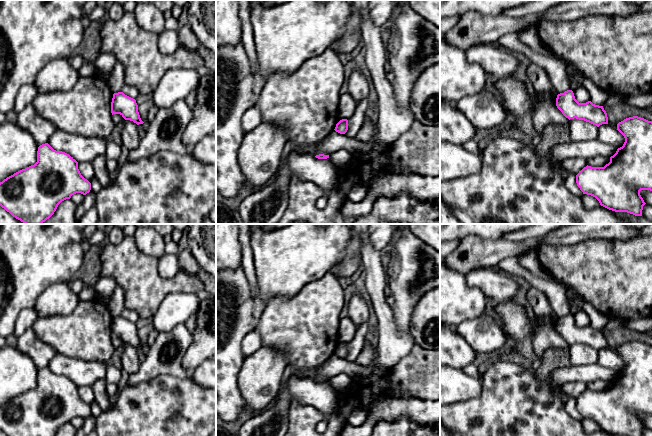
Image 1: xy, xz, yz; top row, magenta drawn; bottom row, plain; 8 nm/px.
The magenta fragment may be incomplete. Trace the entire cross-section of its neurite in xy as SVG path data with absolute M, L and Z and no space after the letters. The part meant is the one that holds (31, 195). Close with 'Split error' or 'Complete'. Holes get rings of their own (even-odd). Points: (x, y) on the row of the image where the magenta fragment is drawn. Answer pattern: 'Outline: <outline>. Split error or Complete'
Outline: M48 143L38 147L37 162L22 169L0 182L0 206L24 224L42 224L56 211L58 205L70 199L72 195L86 195L91 190L91 183L85 179L79 169L78 162L69 154L54 150Z. Complete

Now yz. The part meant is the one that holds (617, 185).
Outline: M638 116L629 117L617 124L617 130L625 138L623 146L604 167L584 167L576 175L576 183L583 194L595 197L601 206L615 212L642 216L646 203L640 191L652 191L652 121Z. Complete

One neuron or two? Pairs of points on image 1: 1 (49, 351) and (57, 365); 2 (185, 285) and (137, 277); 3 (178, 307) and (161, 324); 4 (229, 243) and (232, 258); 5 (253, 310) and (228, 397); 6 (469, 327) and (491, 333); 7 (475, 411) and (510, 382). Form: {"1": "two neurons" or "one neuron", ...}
{"1": "two neurons", "2": "one neuron", "3": "one neuron", "4": "one neuron", "5": "one neuron", "6": "one neuron", "7": "one neuron"}

